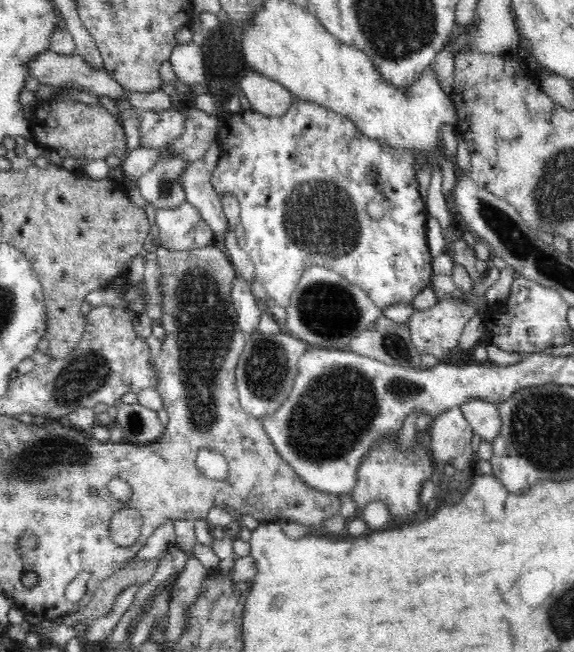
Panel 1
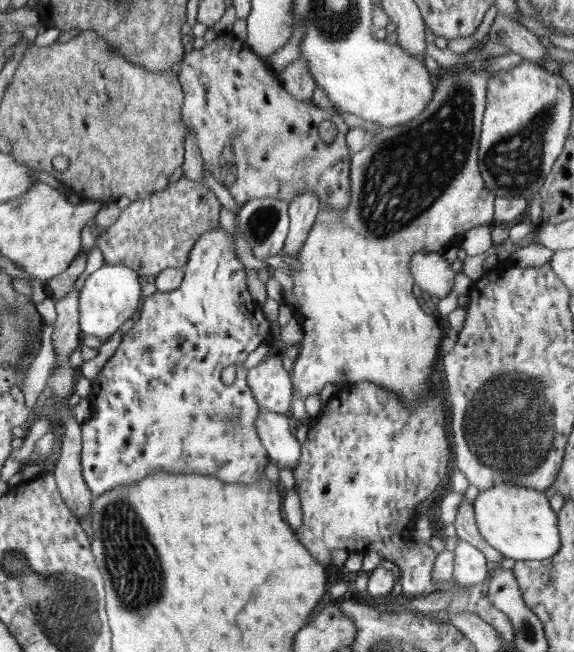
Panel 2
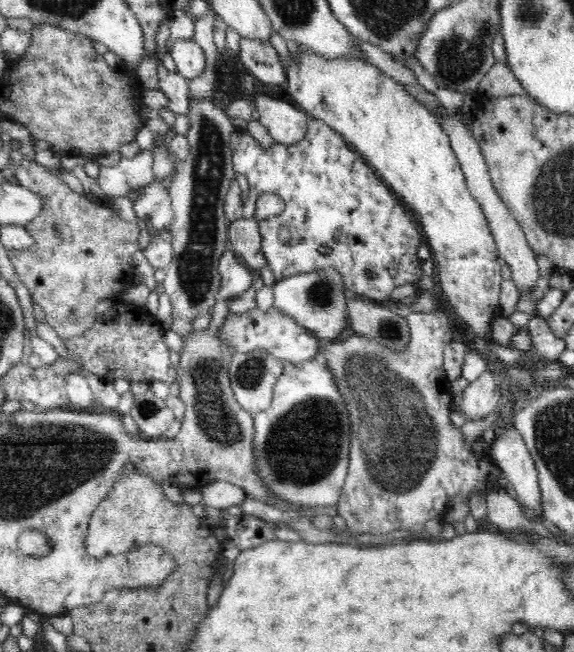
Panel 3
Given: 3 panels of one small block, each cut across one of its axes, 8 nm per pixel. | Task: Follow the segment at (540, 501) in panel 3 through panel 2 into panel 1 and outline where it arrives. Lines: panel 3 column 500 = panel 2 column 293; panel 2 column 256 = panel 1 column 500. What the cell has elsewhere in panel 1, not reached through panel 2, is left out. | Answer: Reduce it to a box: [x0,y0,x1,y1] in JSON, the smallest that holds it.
[458,398,502,444]

